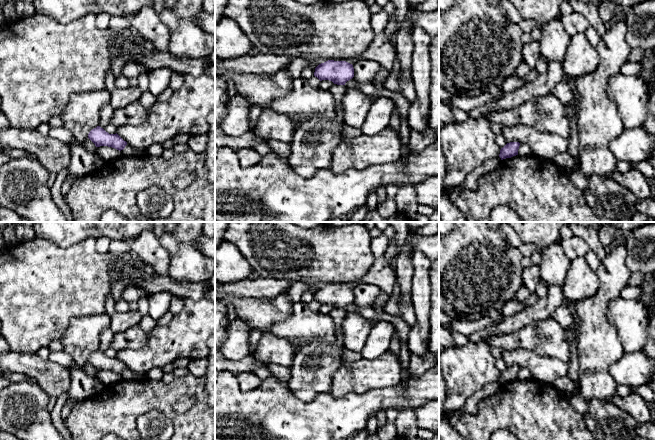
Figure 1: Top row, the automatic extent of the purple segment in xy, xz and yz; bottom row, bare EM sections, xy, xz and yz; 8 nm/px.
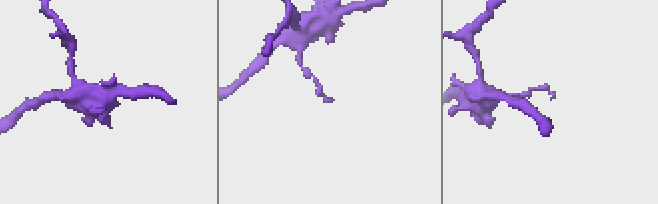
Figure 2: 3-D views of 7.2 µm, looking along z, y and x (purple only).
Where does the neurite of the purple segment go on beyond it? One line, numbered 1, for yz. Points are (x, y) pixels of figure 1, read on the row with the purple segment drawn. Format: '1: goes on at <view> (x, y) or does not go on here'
1: does not go on here

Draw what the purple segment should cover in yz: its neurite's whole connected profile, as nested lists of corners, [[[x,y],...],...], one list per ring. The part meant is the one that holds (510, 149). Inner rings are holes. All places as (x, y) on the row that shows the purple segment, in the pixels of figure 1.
[[[519,142],[507,143],[503,148],[501,148],[499,157],[503,160],[518,155],[519,146]]]

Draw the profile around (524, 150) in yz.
[[[524,143],[520,144],[518,149],[519,156],[526,157],[526,156],[531,156],[533,154],[534,153],[528,144],[524,144]]]

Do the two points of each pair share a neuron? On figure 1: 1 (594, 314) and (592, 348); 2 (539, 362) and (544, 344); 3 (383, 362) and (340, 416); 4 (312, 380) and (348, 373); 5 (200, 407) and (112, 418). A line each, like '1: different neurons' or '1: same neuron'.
1: same neuron
2: different neurons
3: different neurons
4: different neurons
5: same neuron

